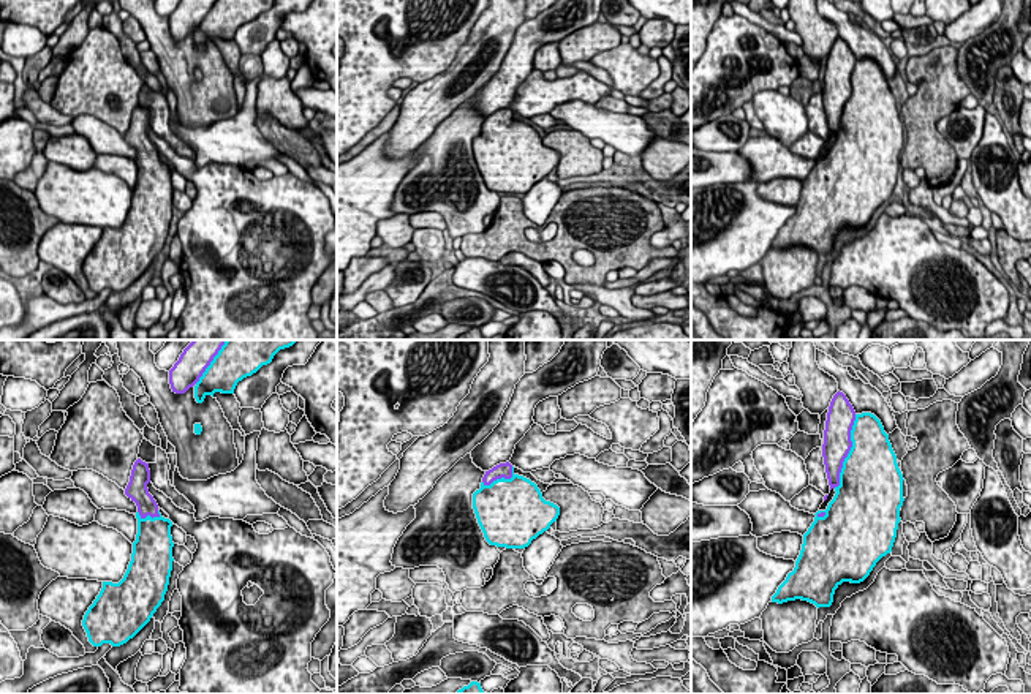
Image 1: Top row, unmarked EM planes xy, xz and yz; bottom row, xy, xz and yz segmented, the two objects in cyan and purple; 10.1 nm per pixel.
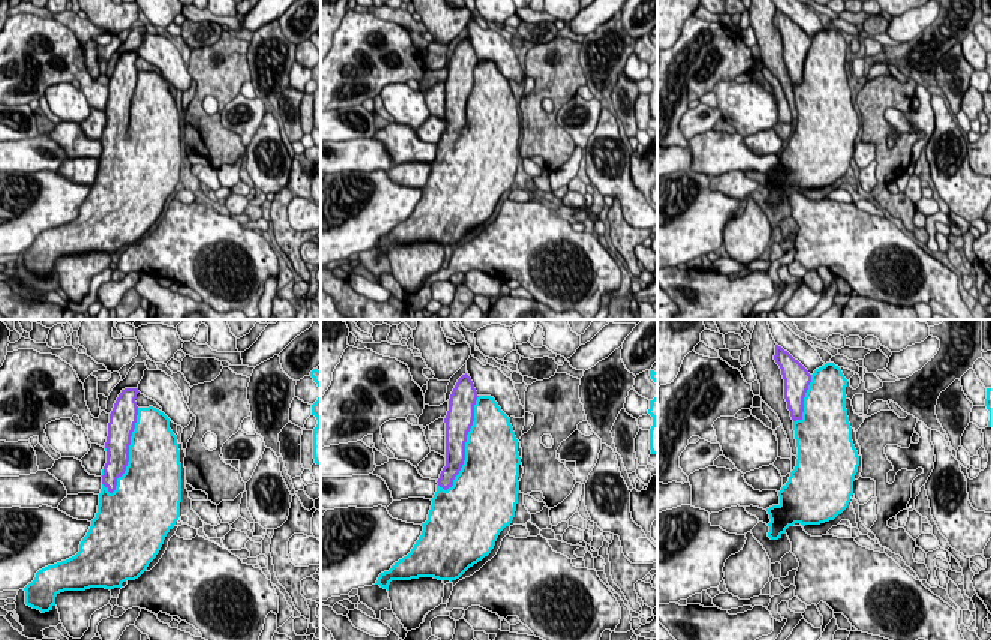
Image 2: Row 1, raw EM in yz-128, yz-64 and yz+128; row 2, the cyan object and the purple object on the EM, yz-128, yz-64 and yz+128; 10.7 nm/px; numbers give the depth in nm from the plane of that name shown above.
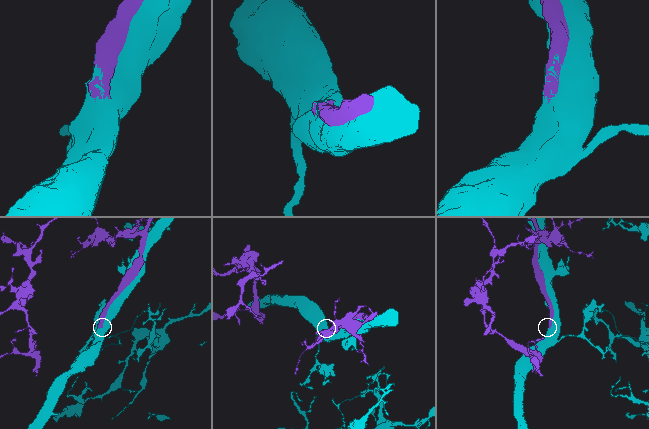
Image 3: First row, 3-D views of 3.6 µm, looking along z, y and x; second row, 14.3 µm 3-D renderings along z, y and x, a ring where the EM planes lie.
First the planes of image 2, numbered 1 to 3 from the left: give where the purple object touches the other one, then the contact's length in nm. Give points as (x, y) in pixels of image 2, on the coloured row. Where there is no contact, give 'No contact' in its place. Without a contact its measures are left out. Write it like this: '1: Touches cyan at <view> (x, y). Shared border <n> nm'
1: Touches cyan at yz-128 (129, 451). Shared border 1000 nm
2: Touches cyan at yz-64 (465, 444). Shared border 1100 nm
3: Touches cyan at yz+128 (804, 400). Shared border 550 nm

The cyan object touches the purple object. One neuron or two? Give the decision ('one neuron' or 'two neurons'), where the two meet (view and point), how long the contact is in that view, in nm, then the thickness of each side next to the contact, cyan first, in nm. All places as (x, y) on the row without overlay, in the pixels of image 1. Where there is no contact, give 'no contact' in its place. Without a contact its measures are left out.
one neuron; meets cyan in yz at (849, 98); contact 800 nm long; 500 nm thick on the cyan side, 280 nm on the other

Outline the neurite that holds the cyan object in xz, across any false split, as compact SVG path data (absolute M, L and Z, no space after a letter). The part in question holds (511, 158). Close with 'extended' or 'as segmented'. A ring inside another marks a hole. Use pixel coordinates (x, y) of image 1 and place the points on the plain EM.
M509 107L485 117L473 155L485 187L506 194L528 193L560 161L560 153L546 147L534 128L516 120Z; extended

